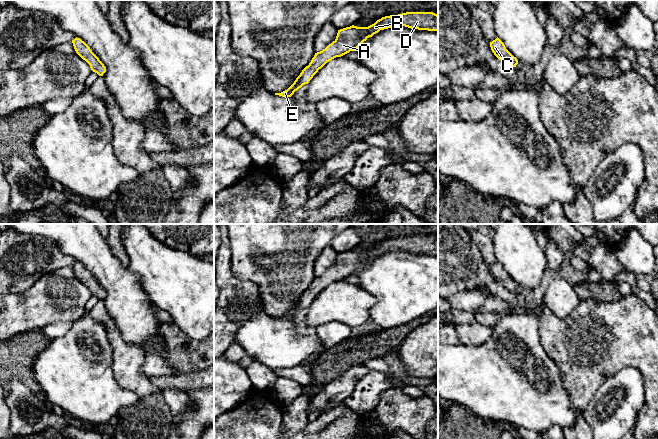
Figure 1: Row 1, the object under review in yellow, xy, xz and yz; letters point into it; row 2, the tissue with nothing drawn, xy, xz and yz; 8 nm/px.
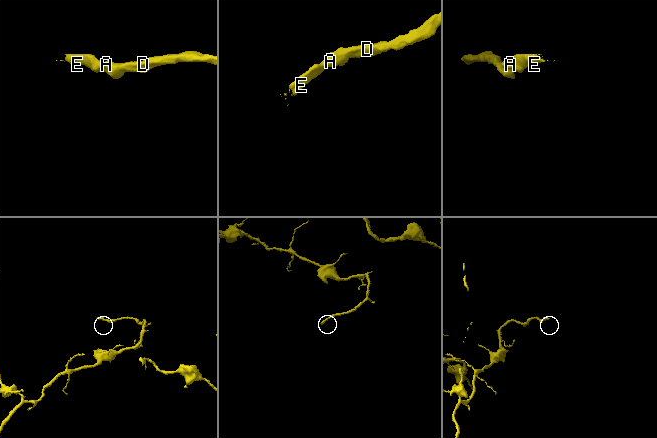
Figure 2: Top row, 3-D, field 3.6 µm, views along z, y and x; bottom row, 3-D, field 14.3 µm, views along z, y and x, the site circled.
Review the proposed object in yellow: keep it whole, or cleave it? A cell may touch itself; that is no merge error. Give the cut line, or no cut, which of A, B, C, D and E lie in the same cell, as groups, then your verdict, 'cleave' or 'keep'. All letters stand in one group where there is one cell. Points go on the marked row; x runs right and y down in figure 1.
no cut; A B C D E; keep

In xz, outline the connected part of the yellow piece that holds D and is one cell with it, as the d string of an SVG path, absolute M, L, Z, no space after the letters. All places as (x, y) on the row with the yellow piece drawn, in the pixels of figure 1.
M406 12L398 15L382 17L368 27L350 26L338 30L336 39L325 49L315 53L311 62L306 66L294 83L285 91L275 93L282 97L291 97L295 91L308 84L313 76L327 62L341 57L357 48L369 37L380 30L405 26L411 29L438 31L438 15L433 12Z

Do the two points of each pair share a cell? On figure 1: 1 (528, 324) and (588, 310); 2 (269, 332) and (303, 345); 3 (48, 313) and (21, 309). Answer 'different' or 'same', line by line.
1: different
2: same
3: same

